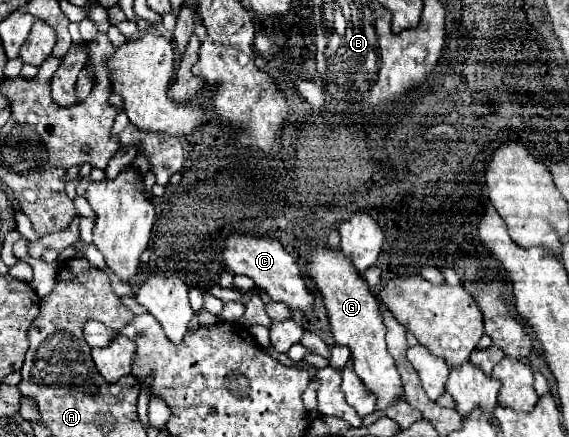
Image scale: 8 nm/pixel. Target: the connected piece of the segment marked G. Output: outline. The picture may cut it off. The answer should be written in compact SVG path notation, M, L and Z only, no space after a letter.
M317 246L317 252L313 248L305 264L307 264L305 274L315 282L323 298L335 342L341 346L349 346L357 376L363 382L367 382L367 388L371 392L375 392L377 408L385 410L393 406L395 402L399 402L403 388L401 388L399 372L395 368L395 360L391 358L385 346L383 316L379 316L379 302L375 294L369 290L367 282L359 276L359 272L355 272L351 260L341 250L333 250L329 246Z

